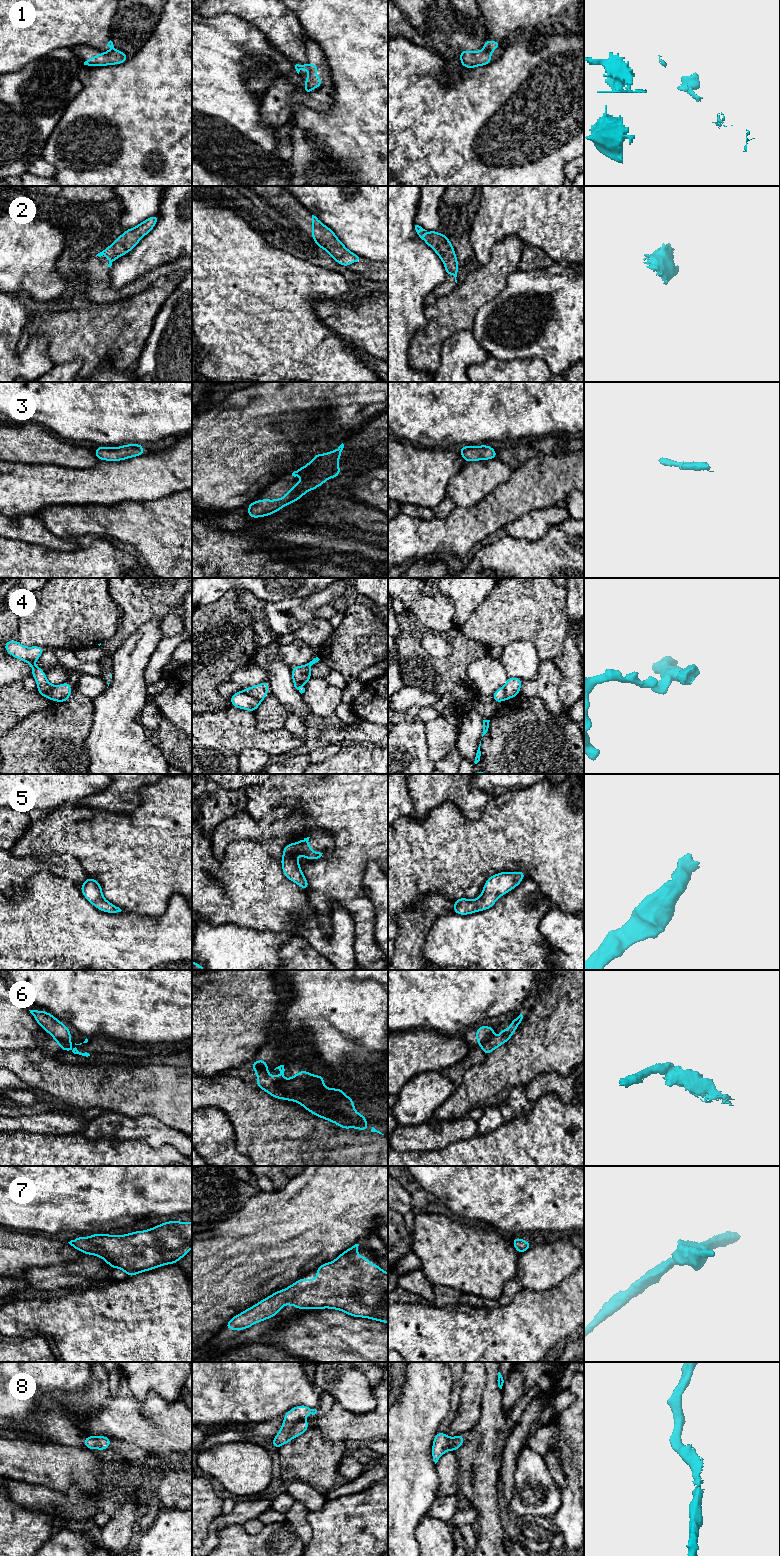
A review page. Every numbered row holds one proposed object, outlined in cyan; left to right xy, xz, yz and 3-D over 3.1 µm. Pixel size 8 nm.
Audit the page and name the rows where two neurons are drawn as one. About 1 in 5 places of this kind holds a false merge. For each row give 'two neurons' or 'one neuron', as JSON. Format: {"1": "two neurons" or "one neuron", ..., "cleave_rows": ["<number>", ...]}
{"1": "two neurons", "2": "one neuron", "3": "one neuron", "4": "two neurons", "5": "one neuron", "6": "two neurons", "7": "one neuron", "8": "one neuron", "cleave_rows": ["1", "4", "6"]}

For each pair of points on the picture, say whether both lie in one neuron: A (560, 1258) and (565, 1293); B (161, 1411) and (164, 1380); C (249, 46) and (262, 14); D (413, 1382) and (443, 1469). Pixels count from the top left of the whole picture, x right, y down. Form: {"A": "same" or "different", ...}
{"A": "different", "B": "different", "C": "different", "D": "different"}

